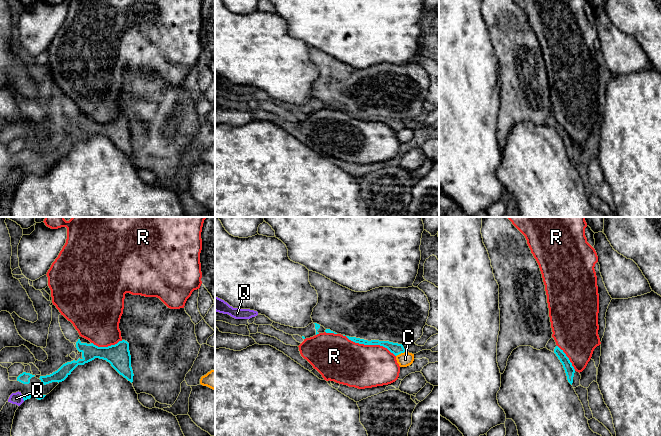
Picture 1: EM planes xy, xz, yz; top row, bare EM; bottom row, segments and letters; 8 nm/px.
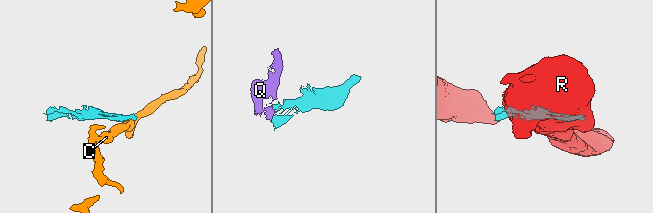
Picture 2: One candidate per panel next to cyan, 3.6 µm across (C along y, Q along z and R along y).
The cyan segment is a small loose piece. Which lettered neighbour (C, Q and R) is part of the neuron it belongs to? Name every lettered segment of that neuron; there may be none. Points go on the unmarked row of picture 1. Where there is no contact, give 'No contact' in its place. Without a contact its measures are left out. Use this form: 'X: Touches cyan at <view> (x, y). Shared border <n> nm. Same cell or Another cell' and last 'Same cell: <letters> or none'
C: Touches cyan at xz (400, 129). Shared border 80 nm. Another cell
Q: Touches cyan at xy (23, 174). Shared border 50 nm. Another cell
R: Touches cyan at xz (369, 120). Shared border 460 nm. Another cell
Same cell: none

